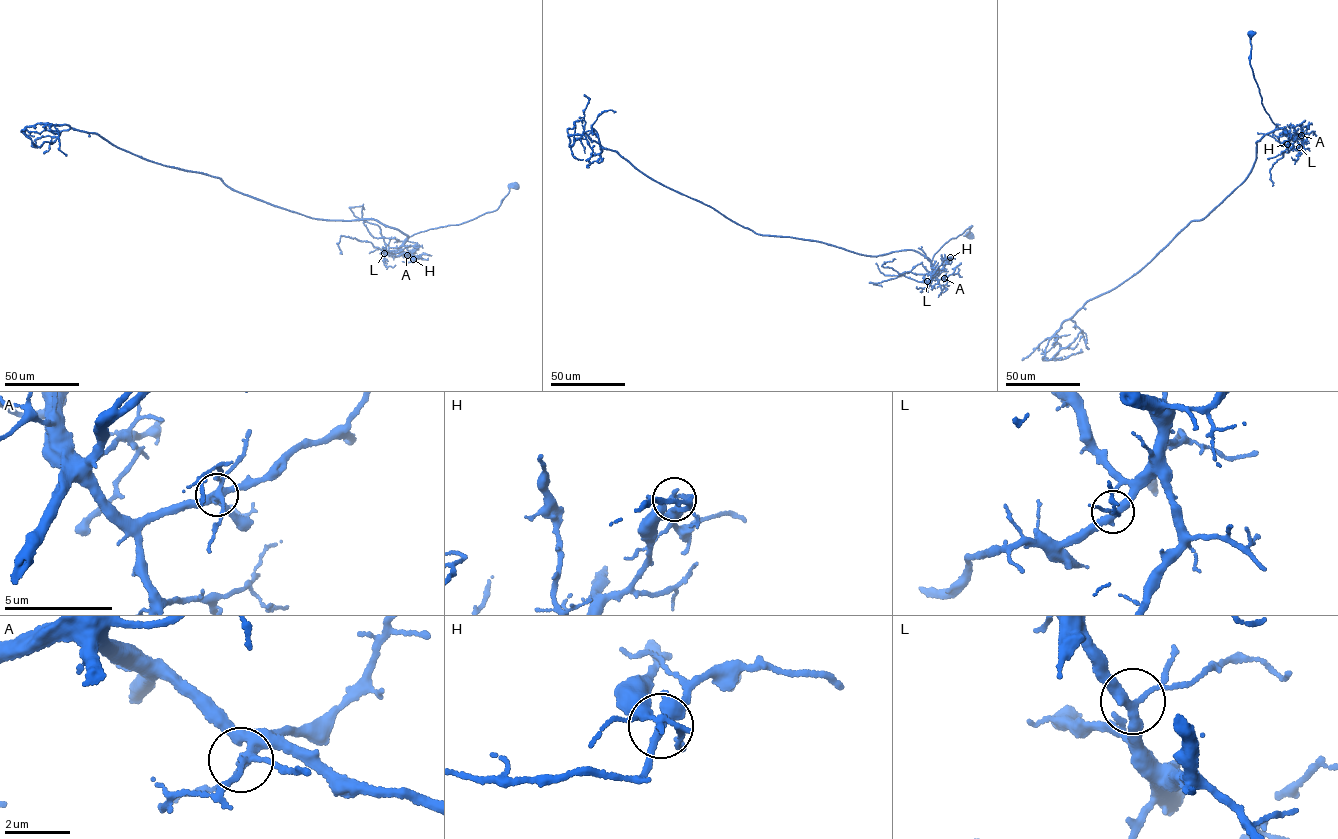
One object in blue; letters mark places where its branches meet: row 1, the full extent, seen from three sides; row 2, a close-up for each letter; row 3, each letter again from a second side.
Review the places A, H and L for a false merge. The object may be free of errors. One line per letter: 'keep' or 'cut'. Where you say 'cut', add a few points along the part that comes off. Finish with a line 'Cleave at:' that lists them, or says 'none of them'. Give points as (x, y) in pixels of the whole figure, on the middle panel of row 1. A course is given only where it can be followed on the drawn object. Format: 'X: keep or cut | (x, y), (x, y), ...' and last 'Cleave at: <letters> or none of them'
A: keep
H: cut
L: keep
Cleave at: H

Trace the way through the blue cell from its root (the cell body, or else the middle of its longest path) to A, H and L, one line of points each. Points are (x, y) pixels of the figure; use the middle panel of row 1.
A: (969, 234), (966, 234), (972, 225), (934, 255), (933, 275), (938, 280), (944, 278)
H: (969, 234), (966, 234), (972, 225), (935, 253), (931, 261), (933, 275), (950, 257)
L: (969, 234), (966, 234), (972, 225), (935, 253), (931, 261), (933, 279), (929, 285), (927, 281)

